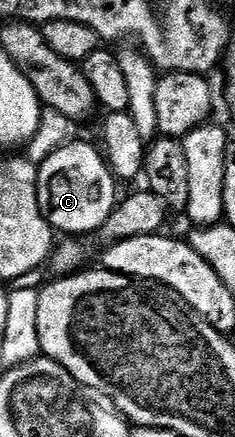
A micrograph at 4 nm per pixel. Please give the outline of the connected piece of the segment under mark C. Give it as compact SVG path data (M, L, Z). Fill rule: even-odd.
M68 143L54 150L38 165L38 202L48 225L60 234L72 238L87 237L87 232L99 233L118 203L118 181L108 167L101 149L92 144Z

